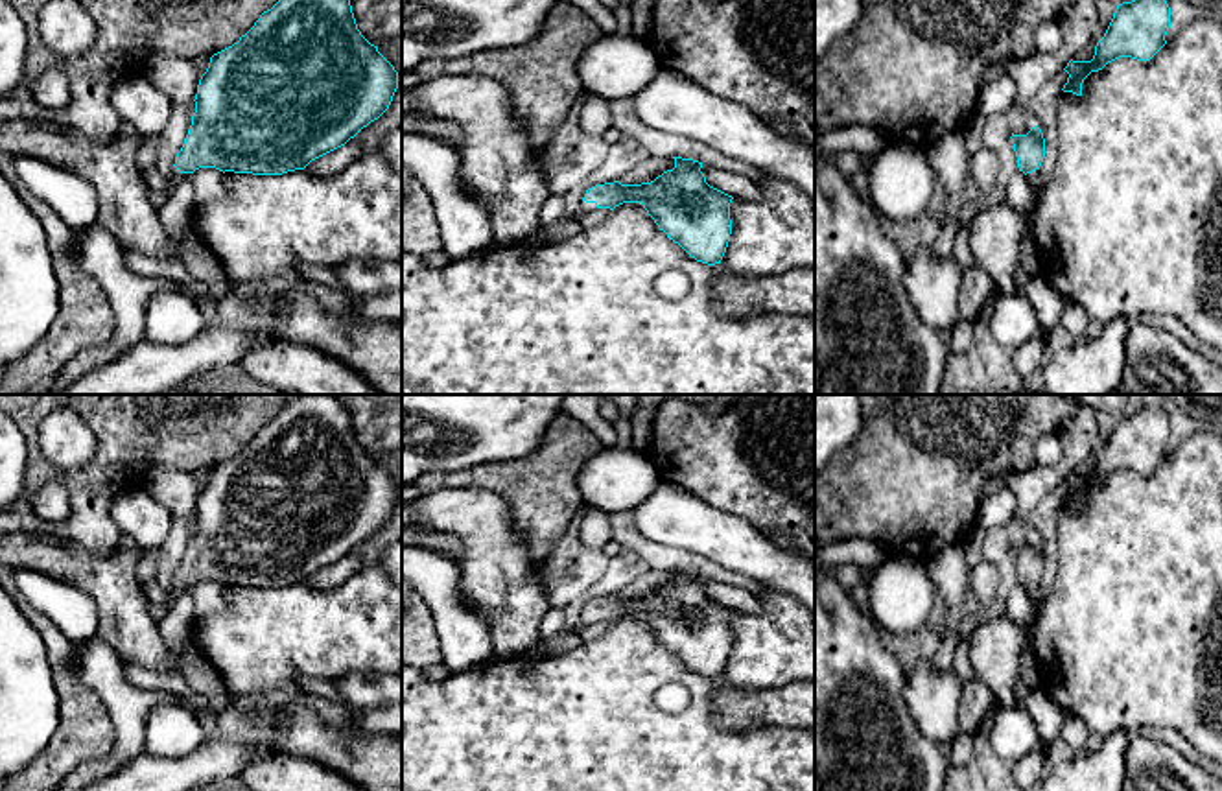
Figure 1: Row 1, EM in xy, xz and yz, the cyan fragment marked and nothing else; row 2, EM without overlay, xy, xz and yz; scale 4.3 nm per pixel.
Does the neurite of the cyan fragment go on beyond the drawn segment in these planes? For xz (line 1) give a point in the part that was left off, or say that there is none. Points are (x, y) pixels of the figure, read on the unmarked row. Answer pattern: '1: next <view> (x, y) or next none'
1: next xz (585, 620)

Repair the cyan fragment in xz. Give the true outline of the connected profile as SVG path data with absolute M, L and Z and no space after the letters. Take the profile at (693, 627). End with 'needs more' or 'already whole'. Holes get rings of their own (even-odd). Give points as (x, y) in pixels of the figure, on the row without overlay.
M673 570L675 581L651 596L621 597L619 594L595 597L586 603L579 631L623 616L640 616L660 643L678 656L697 675L721 677L730 647L732 608L710 599L700 584L702 575Z; needs more

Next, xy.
M295 395L232 459L210 470L195 507L195 525L175 581L282 588L345 559L378 533L398 502L398 485L358 443L350 413L334 395Z; already whole

